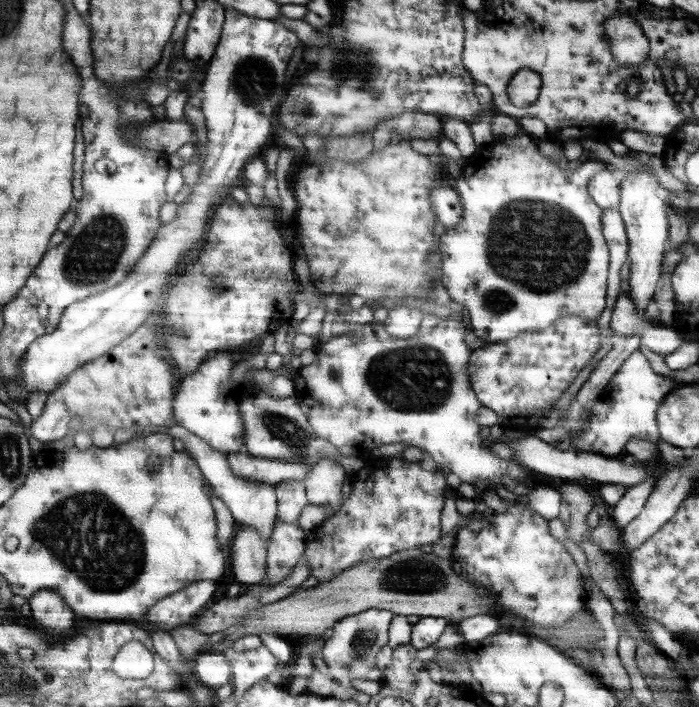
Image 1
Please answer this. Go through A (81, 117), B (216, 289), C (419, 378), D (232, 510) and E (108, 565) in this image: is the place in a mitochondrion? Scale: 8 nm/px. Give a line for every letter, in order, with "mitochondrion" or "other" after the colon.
A: other
B: mitochondrion
C: mitochondrion
D: other
E: mitochondrion

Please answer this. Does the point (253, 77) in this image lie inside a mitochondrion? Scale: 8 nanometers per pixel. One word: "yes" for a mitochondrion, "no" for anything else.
yes

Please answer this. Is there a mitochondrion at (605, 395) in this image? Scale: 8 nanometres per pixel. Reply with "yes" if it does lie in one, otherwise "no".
no

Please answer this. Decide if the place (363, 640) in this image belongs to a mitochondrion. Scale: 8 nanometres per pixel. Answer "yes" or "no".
yes

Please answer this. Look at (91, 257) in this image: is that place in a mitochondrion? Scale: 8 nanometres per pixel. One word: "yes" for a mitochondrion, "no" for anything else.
yes

